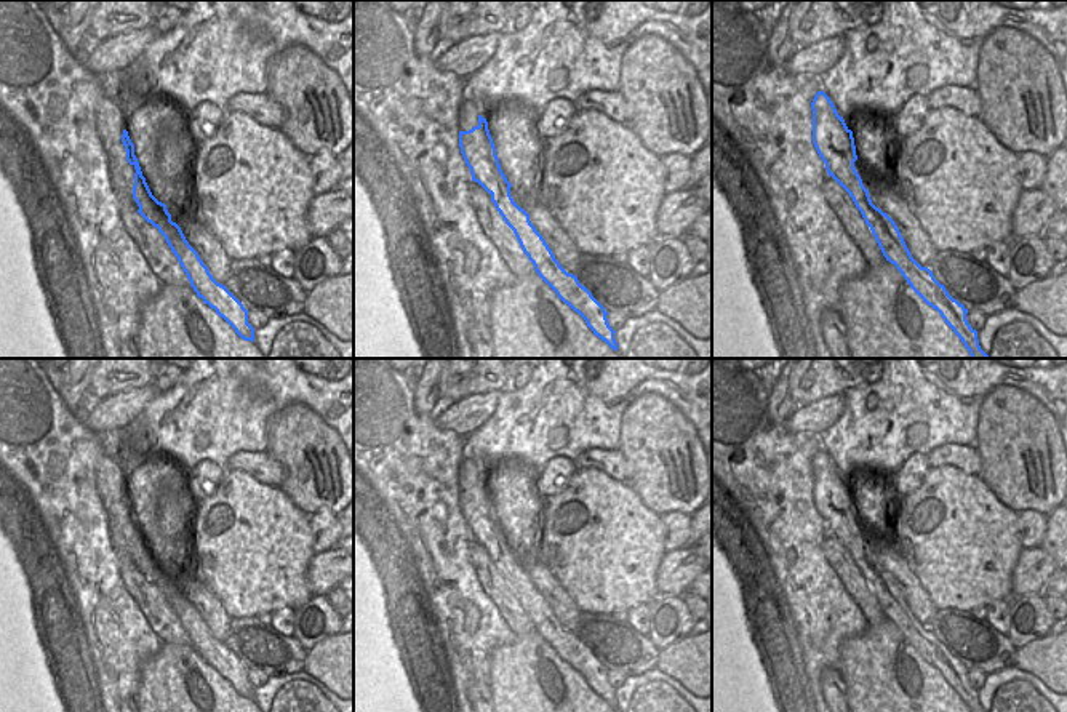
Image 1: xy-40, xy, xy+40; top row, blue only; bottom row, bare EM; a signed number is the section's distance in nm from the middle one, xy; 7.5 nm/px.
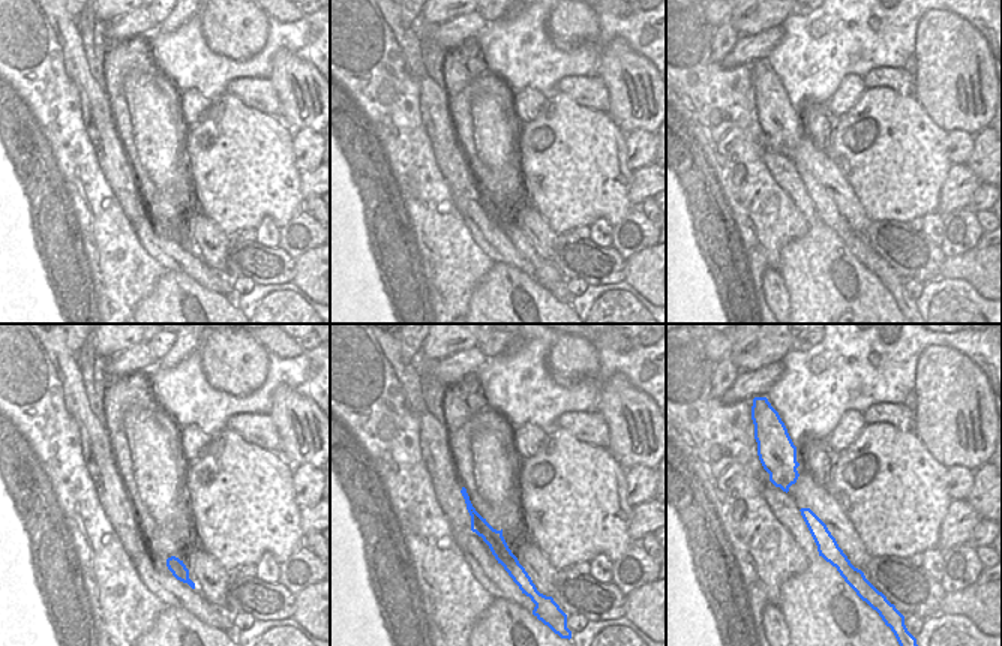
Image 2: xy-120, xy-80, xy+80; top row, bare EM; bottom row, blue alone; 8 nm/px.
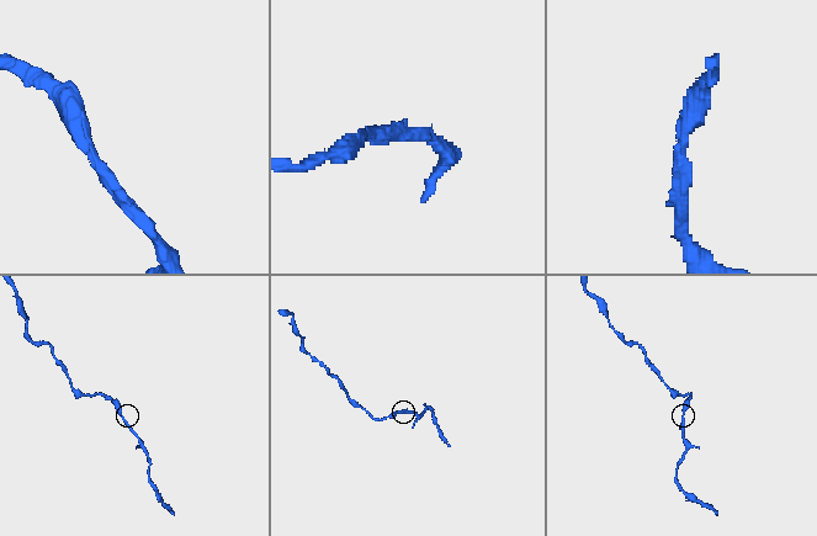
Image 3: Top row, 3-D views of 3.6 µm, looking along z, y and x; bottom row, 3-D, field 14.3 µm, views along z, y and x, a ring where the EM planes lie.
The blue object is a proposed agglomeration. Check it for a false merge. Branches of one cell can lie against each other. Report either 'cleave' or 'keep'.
keep

